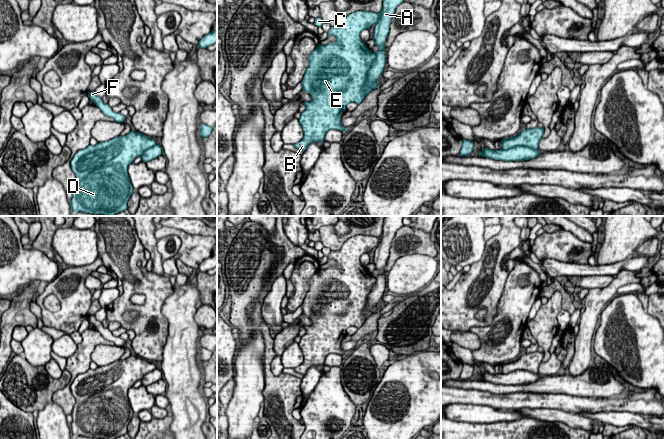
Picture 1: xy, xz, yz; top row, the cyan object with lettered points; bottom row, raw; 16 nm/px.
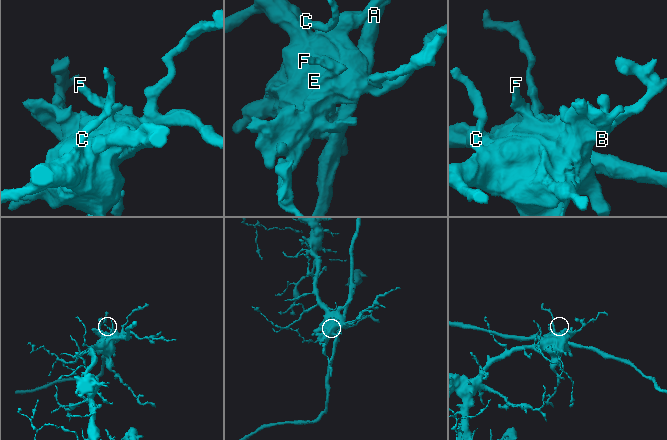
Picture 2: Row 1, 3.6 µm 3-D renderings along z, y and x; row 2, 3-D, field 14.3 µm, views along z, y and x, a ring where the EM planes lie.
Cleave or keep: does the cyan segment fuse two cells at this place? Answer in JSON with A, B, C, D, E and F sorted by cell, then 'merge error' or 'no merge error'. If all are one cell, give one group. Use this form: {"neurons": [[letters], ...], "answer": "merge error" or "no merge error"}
{"neurons": [["A"], ["B", "C", "D", "E", "F"]], "answer": "merge error"}

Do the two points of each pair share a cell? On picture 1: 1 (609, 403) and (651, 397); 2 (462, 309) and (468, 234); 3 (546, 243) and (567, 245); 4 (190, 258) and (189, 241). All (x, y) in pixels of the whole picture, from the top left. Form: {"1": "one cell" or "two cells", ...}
{"1": "one cell", "2": "two cells", "3": "one cell", "4": "one cell"}

